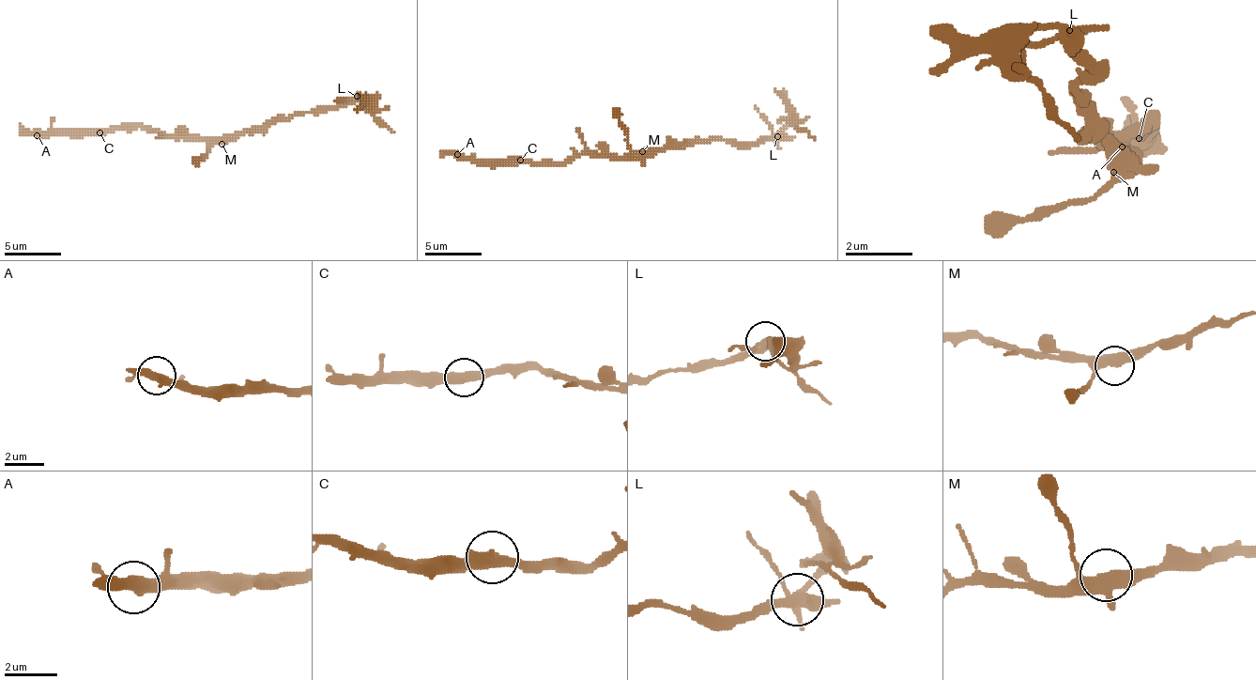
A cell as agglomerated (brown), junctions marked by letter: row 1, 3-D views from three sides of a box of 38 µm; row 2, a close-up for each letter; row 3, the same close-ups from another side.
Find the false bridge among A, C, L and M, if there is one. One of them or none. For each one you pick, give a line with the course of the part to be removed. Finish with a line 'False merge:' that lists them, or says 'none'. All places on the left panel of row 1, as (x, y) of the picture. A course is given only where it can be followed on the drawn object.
L: foreign part runs (358, 95), (366, 95), (375, 103), (375, 115), (394, 132)
False merge: L

